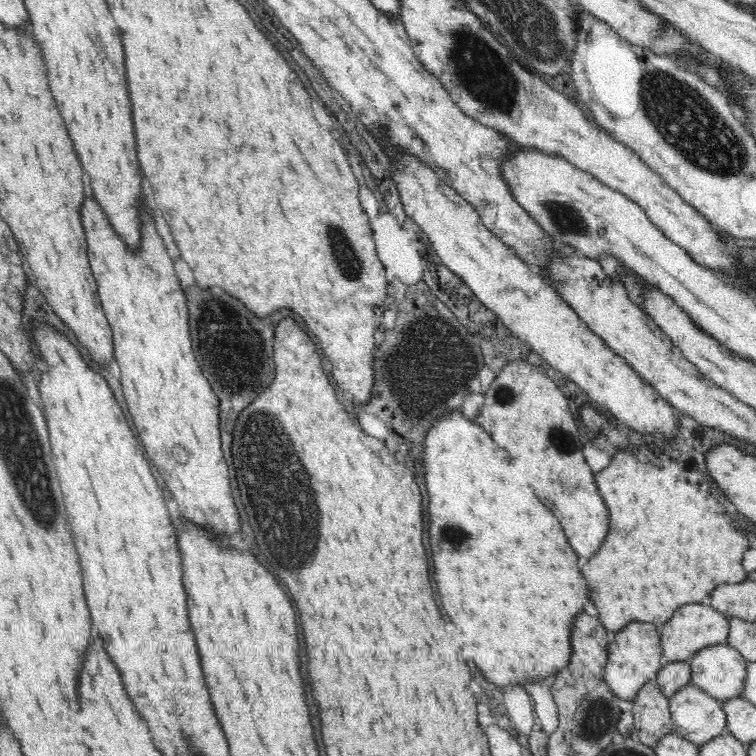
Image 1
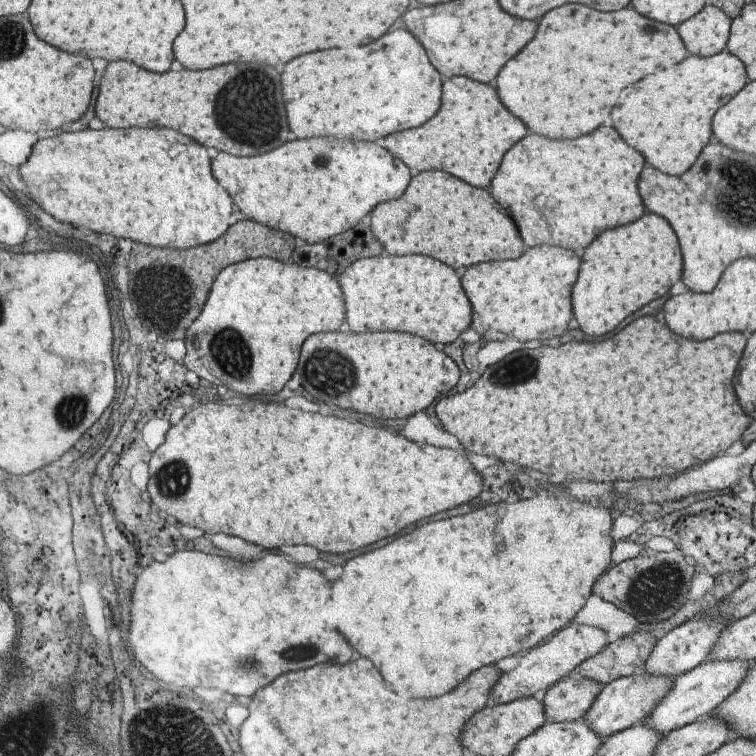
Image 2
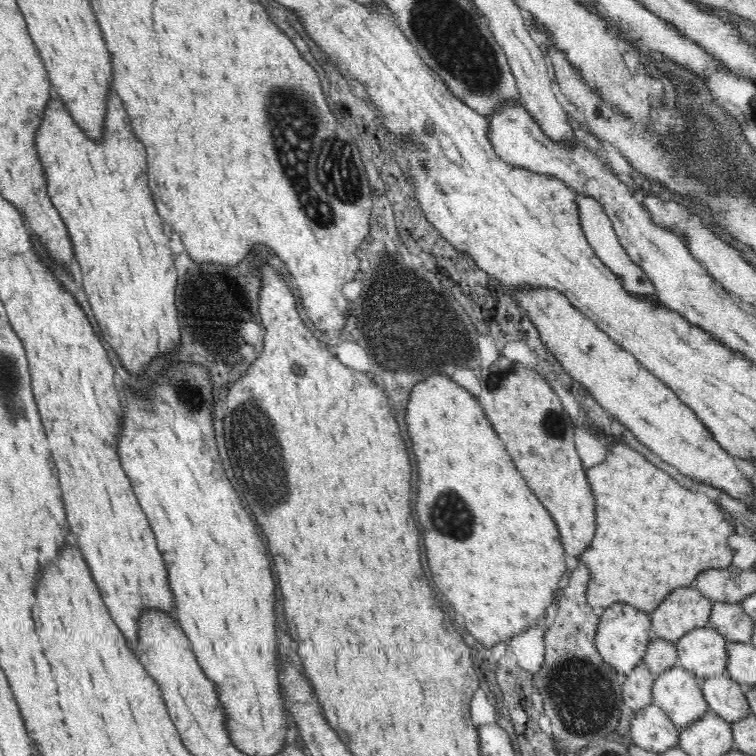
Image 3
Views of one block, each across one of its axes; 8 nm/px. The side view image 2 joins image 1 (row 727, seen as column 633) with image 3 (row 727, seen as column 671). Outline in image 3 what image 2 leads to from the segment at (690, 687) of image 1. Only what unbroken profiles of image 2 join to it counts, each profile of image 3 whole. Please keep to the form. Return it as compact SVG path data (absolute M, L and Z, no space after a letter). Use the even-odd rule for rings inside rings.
M679 664L655 675L652 698L653 704L680 730L711 711L702 694L700 680Z

